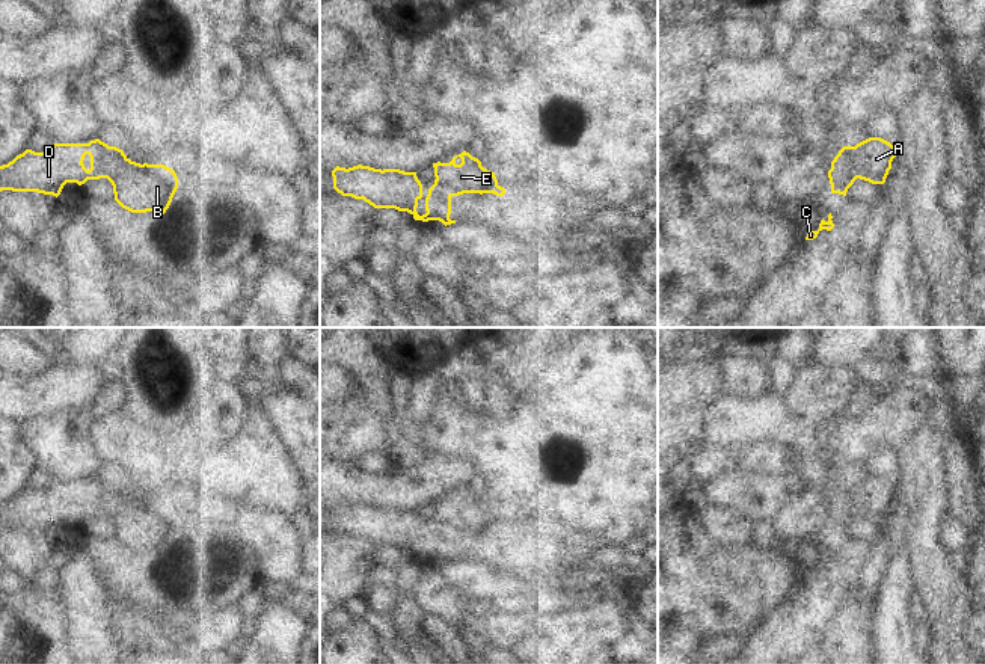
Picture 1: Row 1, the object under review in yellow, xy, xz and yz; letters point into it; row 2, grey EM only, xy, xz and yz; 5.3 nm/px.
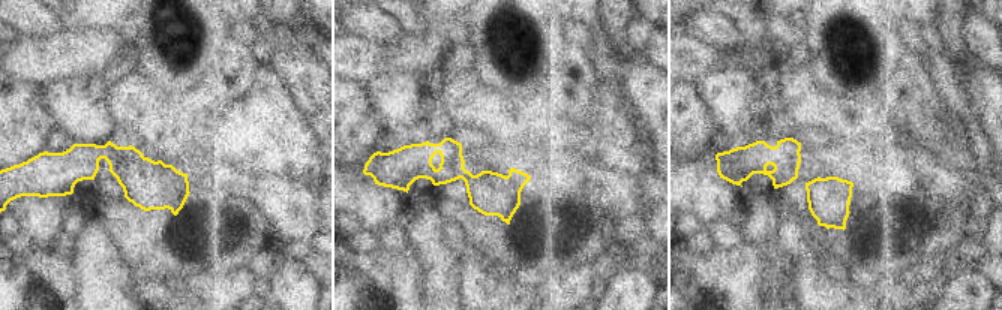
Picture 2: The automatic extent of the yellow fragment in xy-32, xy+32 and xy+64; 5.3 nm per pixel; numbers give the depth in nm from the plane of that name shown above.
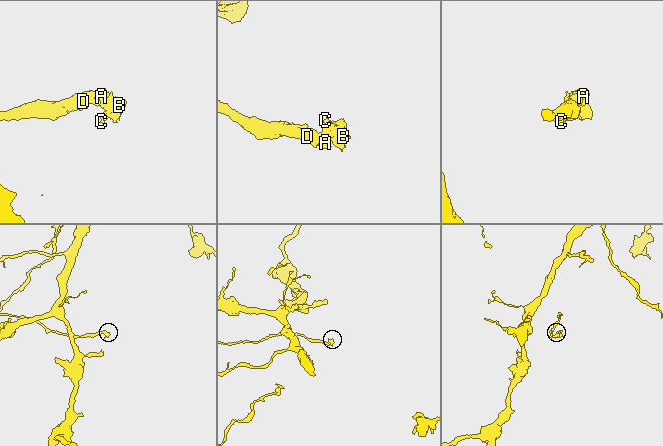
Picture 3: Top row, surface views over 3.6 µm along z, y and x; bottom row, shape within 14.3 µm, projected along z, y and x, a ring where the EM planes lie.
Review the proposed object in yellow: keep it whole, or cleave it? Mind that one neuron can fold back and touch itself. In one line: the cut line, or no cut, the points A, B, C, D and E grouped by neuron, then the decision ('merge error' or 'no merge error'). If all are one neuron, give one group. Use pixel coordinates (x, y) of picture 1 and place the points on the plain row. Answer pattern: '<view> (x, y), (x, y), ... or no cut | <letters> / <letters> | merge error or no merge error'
xy (112, 485), (106, 497), (106, 515) | A D / B C E | merge error

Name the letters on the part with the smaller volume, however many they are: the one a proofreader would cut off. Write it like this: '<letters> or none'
B, C, E

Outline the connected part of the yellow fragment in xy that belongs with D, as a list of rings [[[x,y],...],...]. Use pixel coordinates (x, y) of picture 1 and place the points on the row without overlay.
[[[100,477],[89,481],[54,481],[45,490],[26,487],[0,504],[0,530],[38,530],[59,534],[66,521],[84,522],[107,516],[106,496],[112,484]]]

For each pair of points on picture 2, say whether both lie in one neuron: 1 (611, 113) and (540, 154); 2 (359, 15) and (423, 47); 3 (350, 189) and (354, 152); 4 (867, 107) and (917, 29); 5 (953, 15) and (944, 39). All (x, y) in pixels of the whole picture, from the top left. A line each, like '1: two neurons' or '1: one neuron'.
1: one neuron
2: two neurons
3: two neurons
4: one neuron
5: one neuron

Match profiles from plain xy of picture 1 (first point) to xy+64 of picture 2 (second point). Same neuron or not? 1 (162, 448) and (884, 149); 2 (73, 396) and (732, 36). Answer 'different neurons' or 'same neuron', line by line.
1: same neuron
2: different neurons

